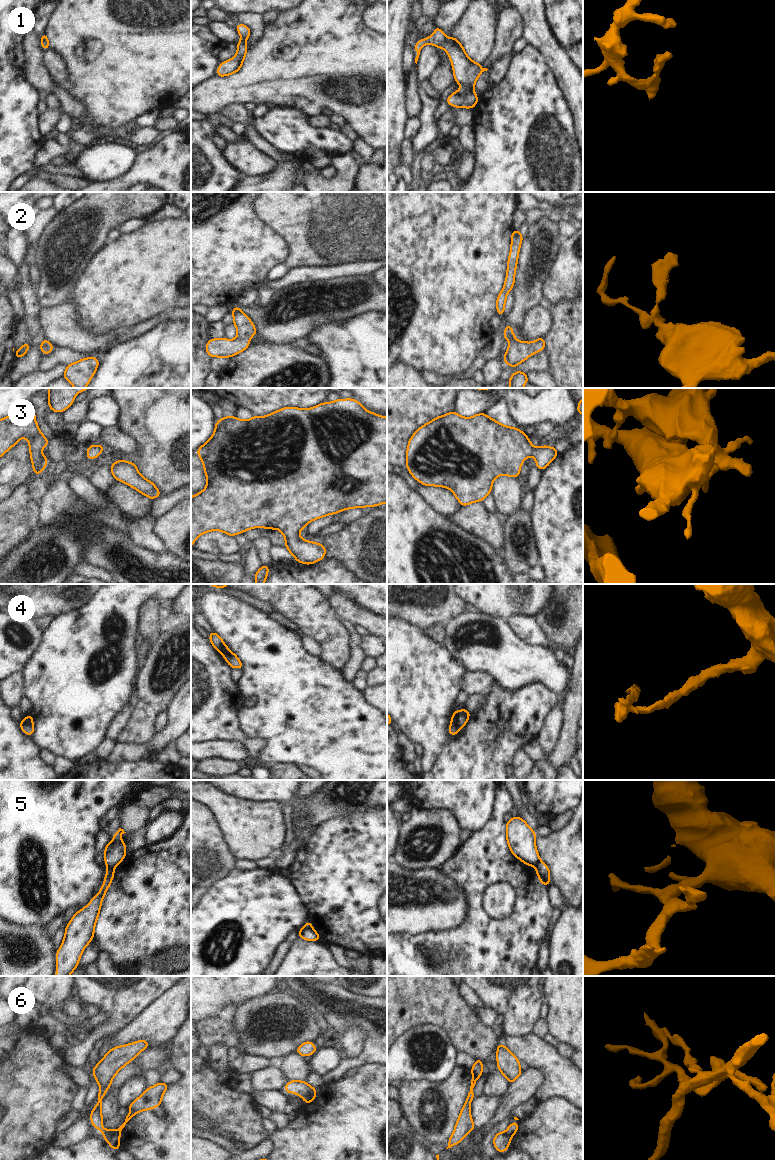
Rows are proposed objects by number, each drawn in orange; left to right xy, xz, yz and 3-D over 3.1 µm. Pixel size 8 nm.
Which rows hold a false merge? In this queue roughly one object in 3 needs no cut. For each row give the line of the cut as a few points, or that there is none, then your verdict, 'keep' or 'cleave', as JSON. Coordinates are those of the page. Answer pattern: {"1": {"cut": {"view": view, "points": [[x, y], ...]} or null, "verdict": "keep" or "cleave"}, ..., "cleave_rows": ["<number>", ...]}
{"1": {"cut": null, "verdict": "keep"}, "2": {"cut": null, "verdict": "keep"}, "3": {"cut": null, "verdict": "keep"}, "4": {"cut": {"view": "yz", "points": [[451, 723], [458, 731]]}, "verdict": "cleave"}, "5": {"cut": {"view": "xy", "points": [[107, 865], [114, 867]]}, "verdict": "cleave"}, "6": {"cut": {"view": "xy", "points": [[108, 1131], [119, 1134]]}, "verdict": "cleave"}, "cleave_rows": ["4", "5", "6"]}

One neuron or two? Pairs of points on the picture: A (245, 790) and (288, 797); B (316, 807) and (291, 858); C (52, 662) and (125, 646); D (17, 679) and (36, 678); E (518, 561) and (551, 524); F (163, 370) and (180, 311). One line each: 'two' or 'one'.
A: one
B: two
C: one
D: two
E: two
F: two

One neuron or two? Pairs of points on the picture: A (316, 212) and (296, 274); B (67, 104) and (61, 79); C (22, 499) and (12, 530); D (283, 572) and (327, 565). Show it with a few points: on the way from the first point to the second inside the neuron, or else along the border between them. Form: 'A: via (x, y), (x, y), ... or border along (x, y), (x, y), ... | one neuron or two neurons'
A: border along (321, 265), (300, 265), (289, 268) | two neurons
B: border along (48, 69), (55, 81), (67, 91) | two neurons
C: via (18, 507), (18, 513), (12, 522) | one neuron
D: via (294, 573), (316, 573) | one neuron

